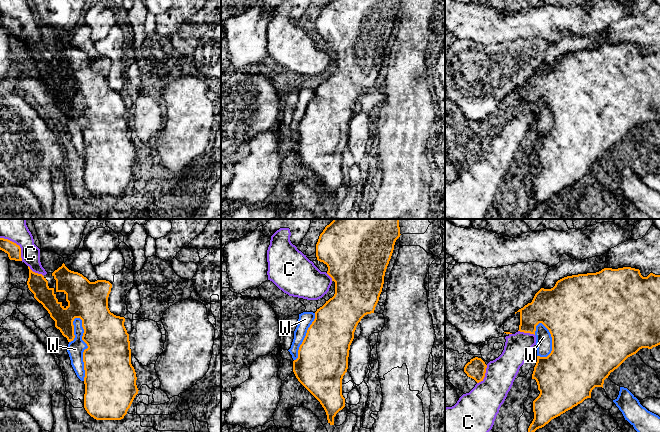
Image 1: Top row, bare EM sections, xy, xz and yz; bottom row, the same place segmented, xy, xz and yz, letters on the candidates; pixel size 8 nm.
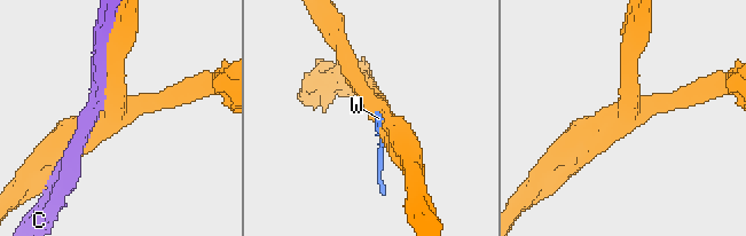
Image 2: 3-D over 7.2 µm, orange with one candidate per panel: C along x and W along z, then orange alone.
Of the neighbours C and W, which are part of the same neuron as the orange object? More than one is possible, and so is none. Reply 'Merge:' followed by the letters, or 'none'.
Merge: none

